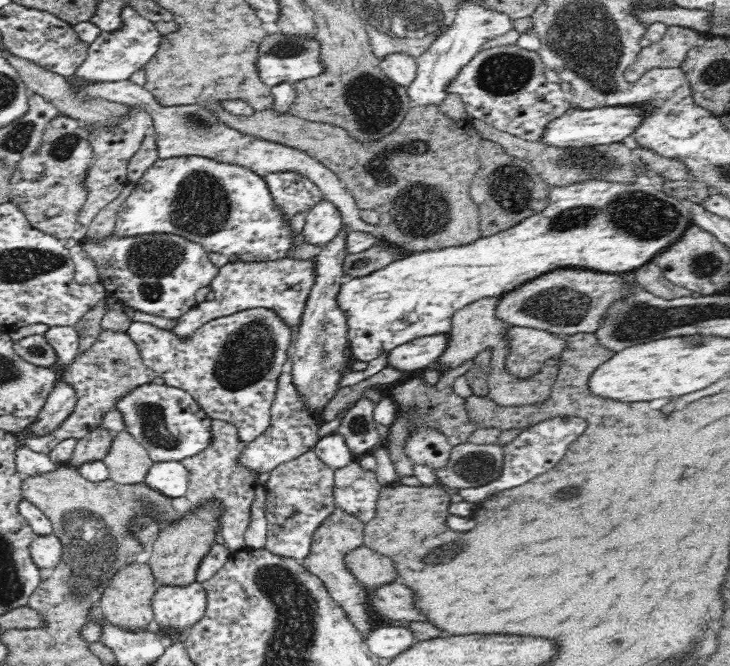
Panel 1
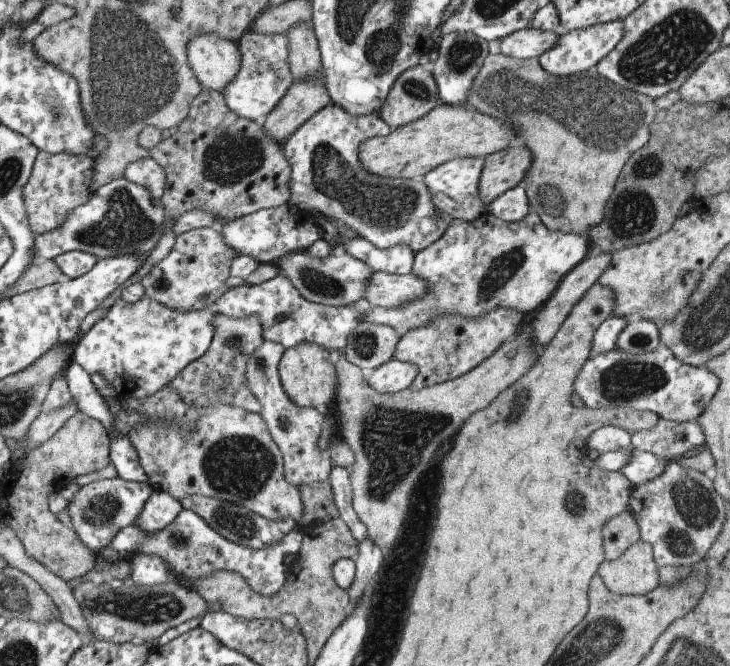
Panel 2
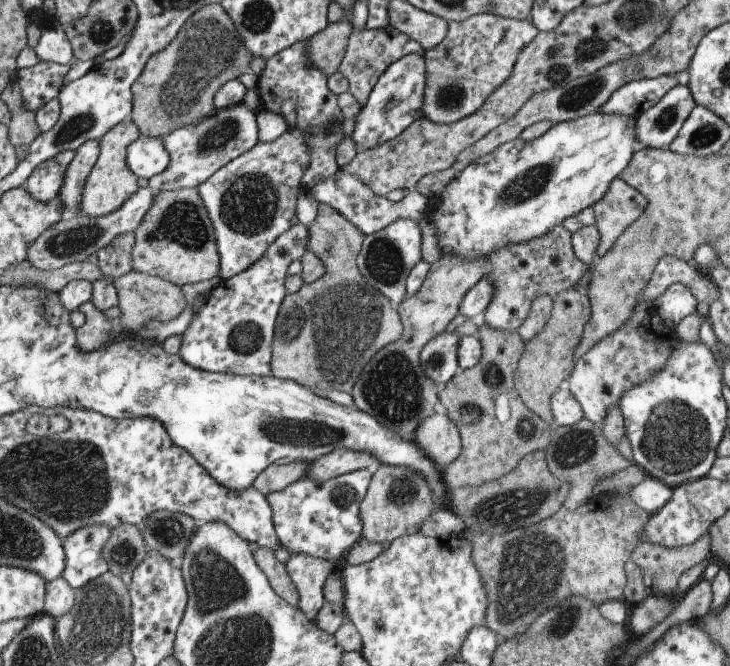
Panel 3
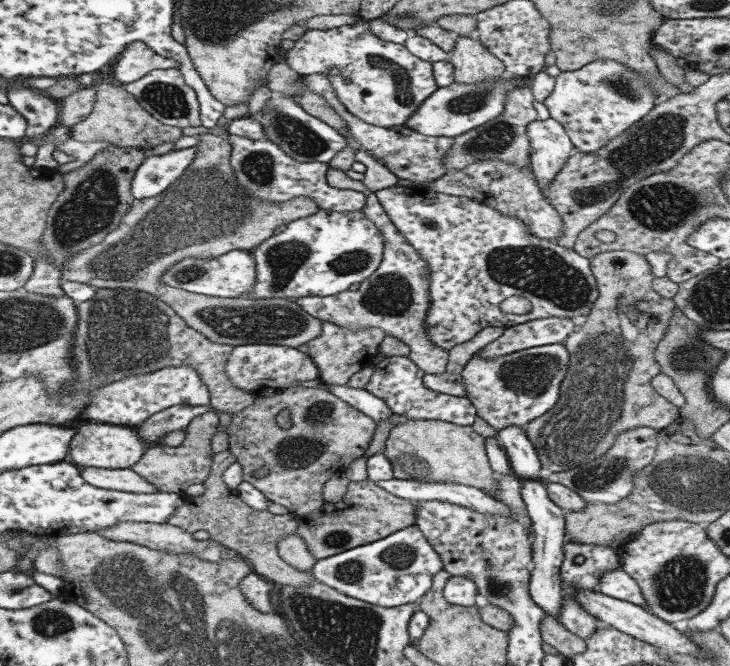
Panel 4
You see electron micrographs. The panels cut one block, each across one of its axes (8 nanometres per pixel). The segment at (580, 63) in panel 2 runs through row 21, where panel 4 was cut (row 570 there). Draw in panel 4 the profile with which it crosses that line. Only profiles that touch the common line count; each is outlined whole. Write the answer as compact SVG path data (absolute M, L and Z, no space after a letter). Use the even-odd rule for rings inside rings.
M621 567L600 576L598 592L626 602L646 606L646 599L638 588L638 583Z

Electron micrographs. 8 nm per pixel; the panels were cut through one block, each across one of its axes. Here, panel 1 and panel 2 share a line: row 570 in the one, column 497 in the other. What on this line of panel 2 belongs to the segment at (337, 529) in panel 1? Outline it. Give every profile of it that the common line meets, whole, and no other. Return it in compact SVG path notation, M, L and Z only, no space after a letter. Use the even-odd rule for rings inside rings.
M494 309L478 320L445 316L433 323L410 330L398 341L393 358L405 363L415 364L419 375L409 386L418 390L443 383L476 368L490 358L505 341L511 341L522 331L528 317L512 309Z

